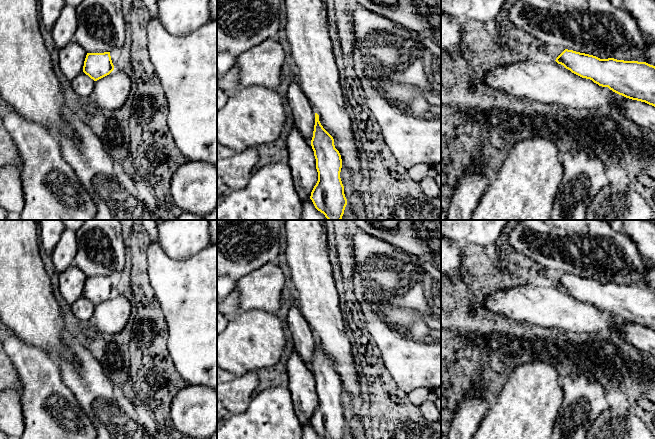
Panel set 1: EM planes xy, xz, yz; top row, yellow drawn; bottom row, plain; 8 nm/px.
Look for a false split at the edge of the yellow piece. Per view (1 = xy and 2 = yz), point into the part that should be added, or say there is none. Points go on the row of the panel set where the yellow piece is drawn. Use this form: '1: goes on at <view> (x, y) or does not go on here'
1: does not go on here
2: does not go on here

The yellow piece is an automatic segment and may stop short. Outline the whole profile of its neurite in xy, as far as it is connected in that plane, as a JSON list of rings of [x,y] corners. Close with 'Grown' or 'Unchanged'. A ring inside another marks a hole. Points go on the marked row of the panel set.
[[[110,52],[104,53],[87,53],[83,72],[94,81],[97,81],[114,70]]]. Unchanged

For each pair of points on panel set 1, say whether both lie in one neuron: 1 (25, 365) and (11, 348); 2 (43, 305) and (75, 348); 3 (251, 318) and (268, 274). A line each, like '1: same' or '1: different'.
1: same
2: different
3: different

